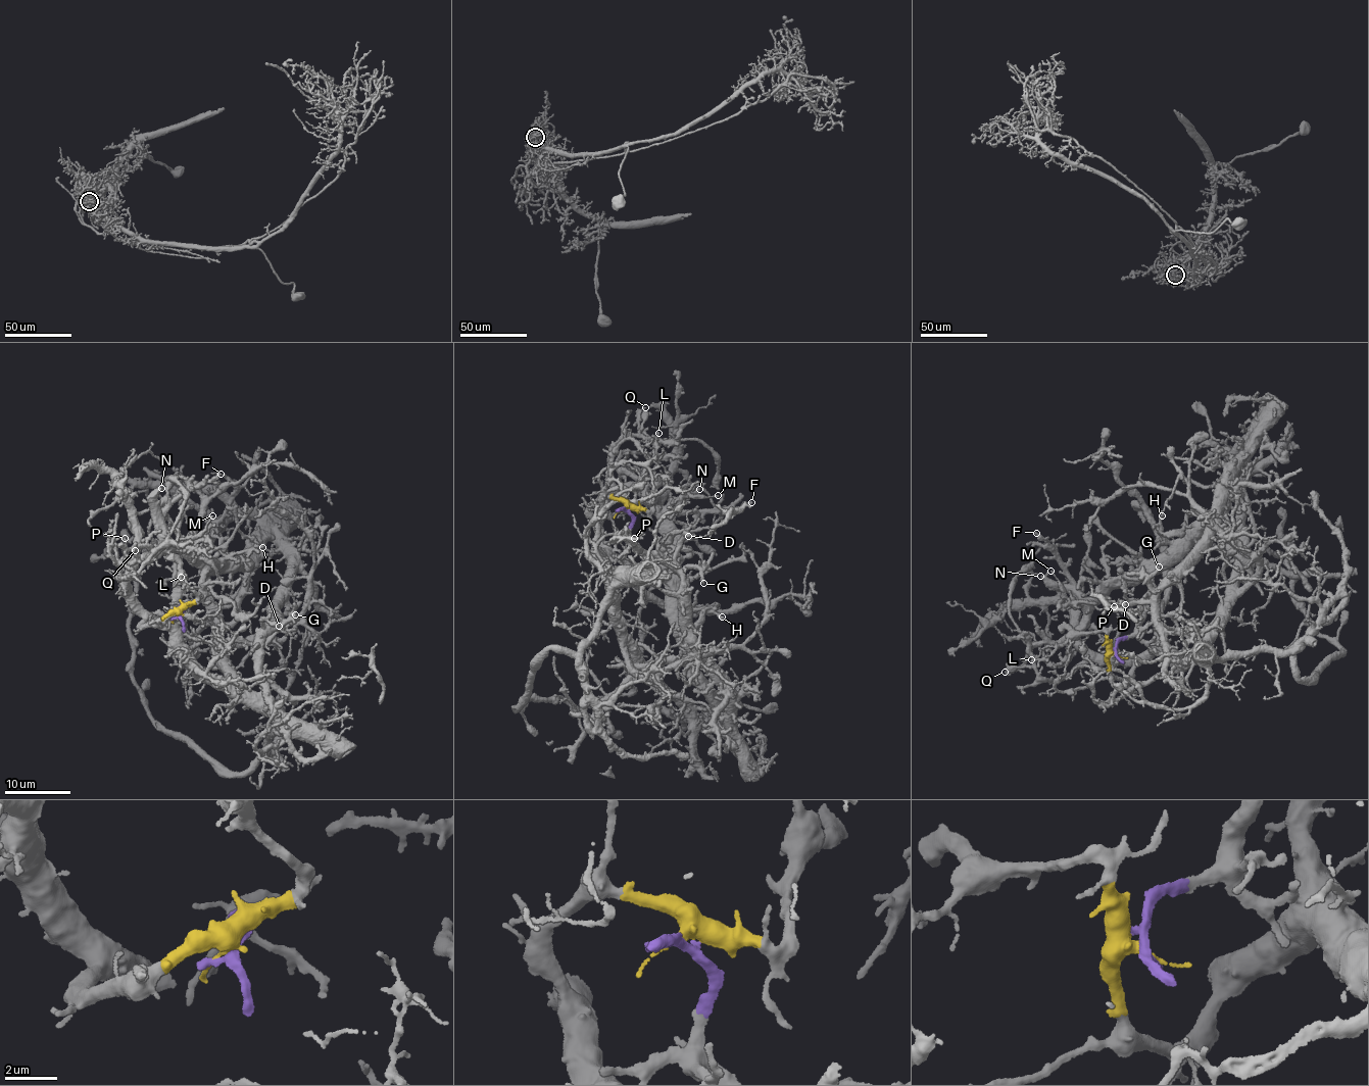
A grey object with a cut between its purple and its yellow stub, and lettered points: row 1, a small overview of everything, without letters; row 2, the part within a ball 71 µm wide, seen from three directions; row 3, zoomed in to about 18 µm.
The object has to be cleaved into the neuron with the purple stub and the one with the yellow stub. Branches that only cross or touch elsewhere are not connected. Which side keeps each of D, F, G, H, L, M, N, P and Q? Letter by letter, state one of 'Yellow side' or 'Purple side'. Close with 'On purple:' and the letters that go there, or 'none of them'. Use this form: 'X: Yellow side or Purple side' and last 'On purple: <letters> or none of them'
D: Purple side
F: Purple side
G: Purple side
H: Purple side
L: Yellow side
M: Purple side
N: Purple side
P: Yellow side
Q: Yellow side
On purple: D, F, G, H, M, N

